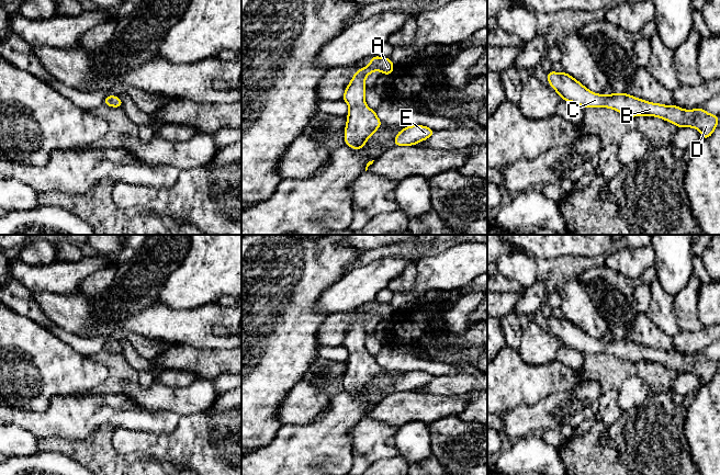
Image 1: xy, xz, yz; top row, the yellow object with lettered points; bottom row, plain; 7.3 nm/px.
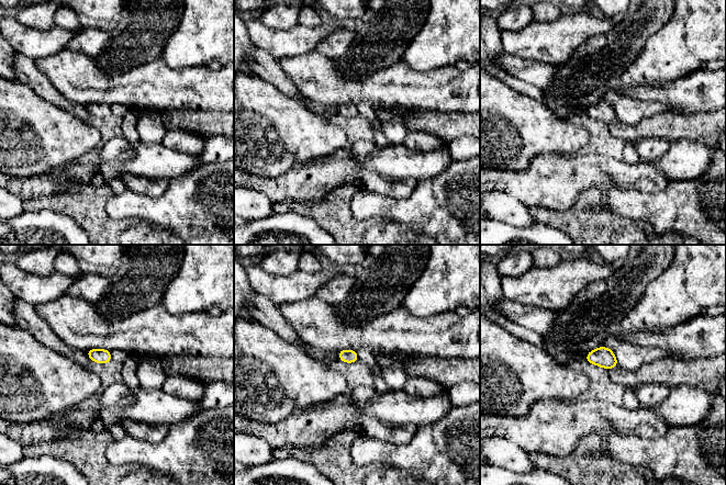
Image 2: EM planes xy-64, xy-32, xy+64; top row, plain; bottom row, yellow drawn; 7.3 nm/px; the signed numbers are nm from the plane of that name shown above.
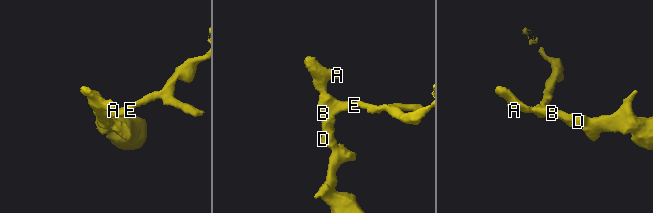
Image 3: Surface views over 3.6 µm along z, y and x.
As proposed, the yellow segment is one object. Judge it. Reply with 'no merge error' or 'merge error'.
no merge error

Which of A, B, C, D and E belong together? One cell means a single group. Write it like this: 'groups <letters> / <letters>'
groups A B C D E

